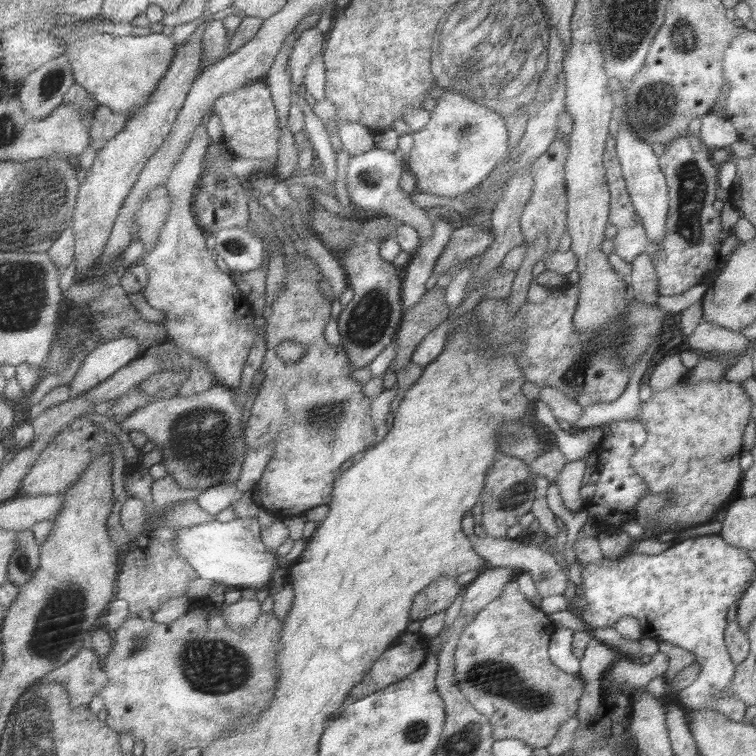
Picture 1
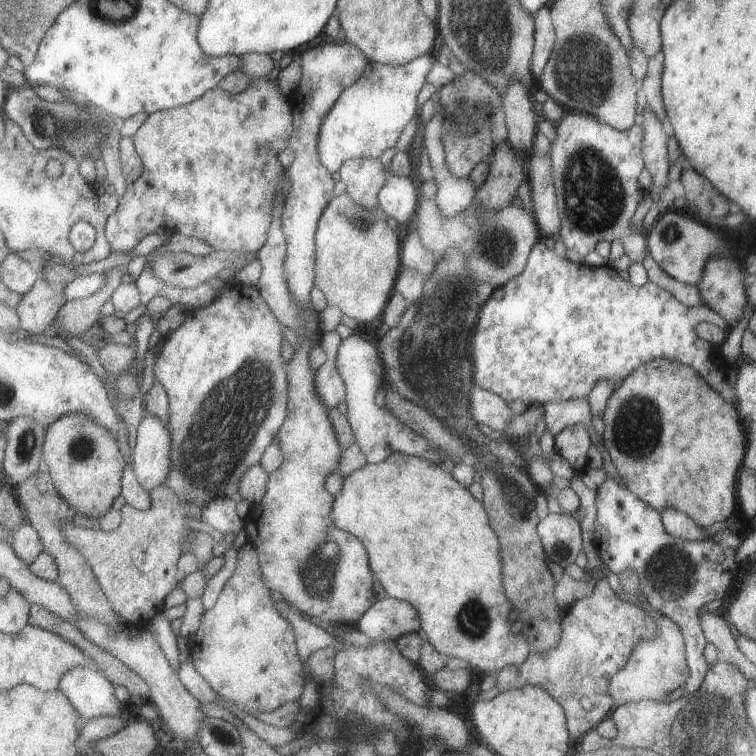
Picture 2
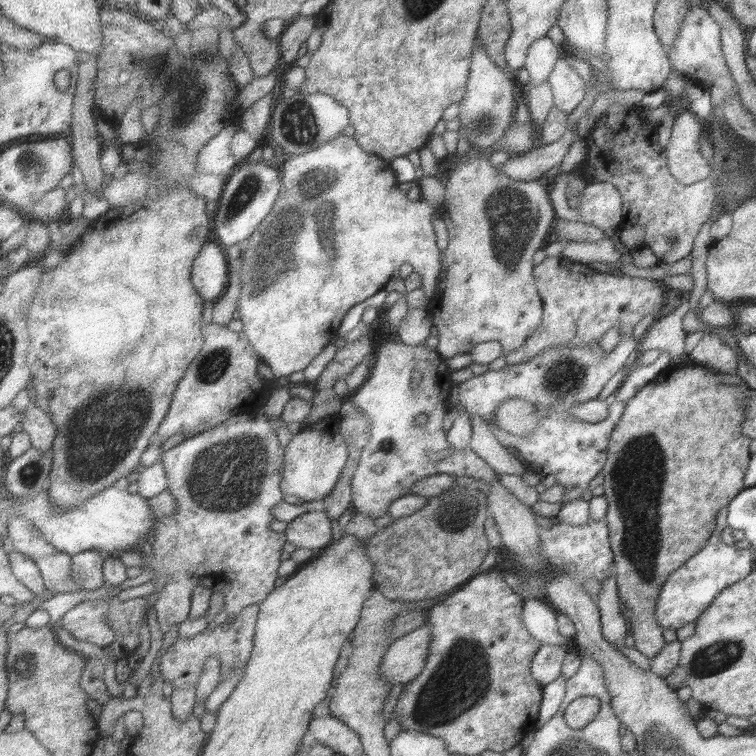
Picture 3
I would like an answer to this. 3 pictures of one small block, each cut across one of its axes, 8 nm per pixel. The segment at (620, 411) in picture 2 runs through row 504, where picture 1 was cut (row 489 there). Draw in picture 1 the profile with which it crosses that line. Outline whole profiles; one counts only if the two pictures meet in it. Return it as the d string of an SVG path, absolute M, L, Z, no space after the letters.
M681 378L671 388L663 390L663 392L653 392L653 396L645 404L639 404L639 416L637 416L637 420L647 430L647 442L631 456L631 466L645 480L647 490L649 490L647 496L655 496L655 494L661 494L661 492L669 492L669 496L671 496L671 500L667 500L667 504L663 506L663 510L657 516L657 526L655 526L655 534L653 536L663 534L667 530L677 532L677 530L683 530L683 528L689 528L689 526L699 526L699 524L705 524L709 520L715 520L715 514L719 512L719 508L727 502L727 498L733 494L733 490L741 486L741 480L743 480L743 470L739 466L739 454L743 452L741 450L741 434L743 434L743 430L745 430L745 426L747 426L747 422L751 418L751 408L753 408L753 404L751 404L749 396L745 394L745 390L741 388L741 384L725 382L725 378L723 380L699 380L699 382L691 382L687 378Z

